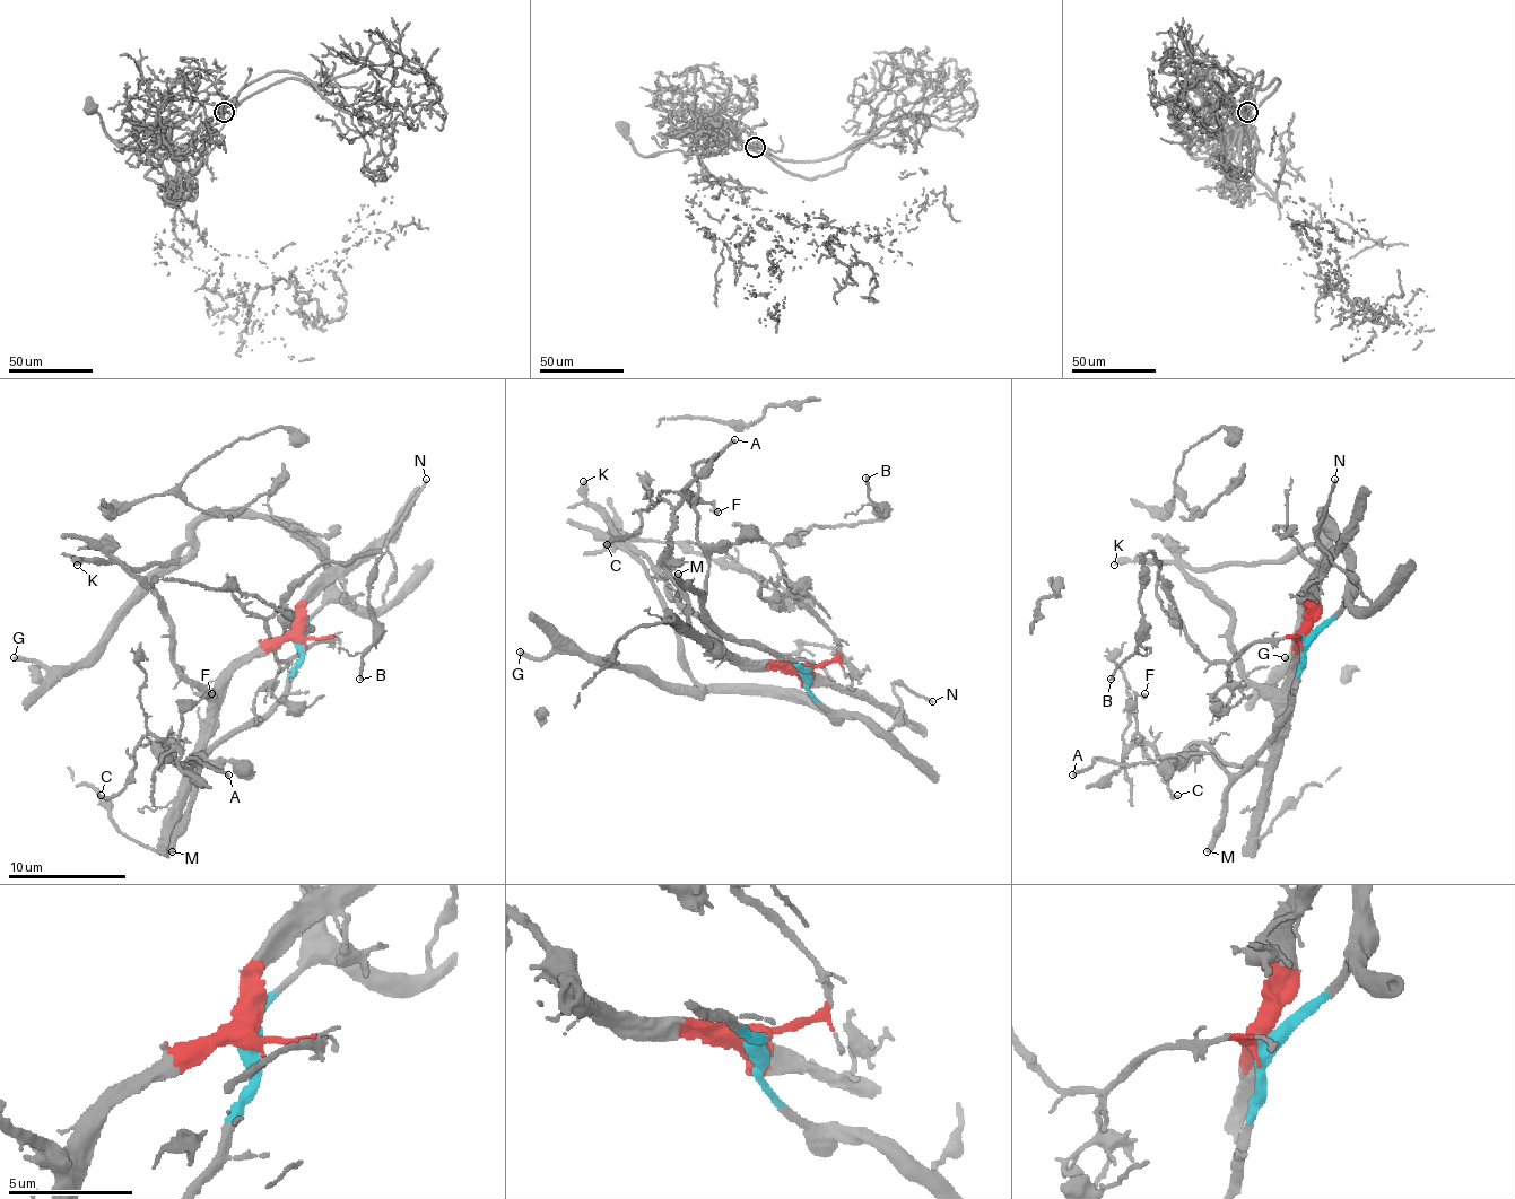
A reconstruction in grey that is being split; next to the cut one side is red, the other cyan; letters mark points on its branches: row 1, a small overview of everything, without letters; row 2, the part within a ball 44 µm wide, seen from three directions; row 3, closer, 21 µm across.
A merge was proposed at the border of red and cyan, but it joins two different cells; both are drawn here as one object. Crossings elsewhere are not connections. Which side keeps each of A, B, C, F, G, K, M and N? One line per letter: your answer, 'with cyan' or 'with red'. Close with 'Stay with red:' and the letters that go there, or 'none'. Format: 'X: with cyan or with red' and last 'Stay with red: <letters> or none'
A: with cyan
B: with red
C: with red
F: with red
G: with cyan
K: with red
M: with cyan
N: with cyan
Stay with red: B, C, F, K

